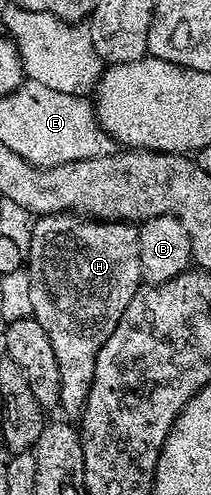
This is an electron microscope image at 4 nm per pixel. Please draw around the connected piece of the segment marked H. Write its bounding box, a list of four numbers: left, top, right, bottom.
[28,213,143,419]

